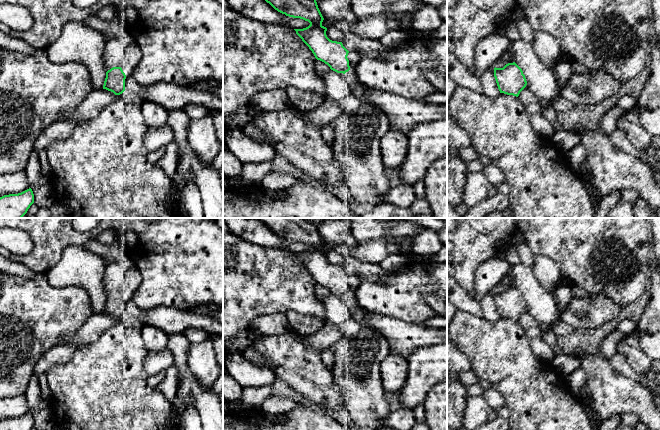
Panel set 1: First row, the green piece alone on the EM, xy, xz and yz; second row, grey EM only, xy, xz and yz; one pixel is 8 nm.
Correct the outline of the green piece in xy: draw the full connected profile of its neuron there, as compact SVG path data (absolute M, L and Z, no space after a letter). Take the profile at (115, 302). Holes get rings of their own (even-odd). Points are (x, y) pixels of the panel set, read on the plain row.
M135 266L126 271L125 280L120 291L113 291L106 296L103 313L120 319L125 315L125 303L133 298L133 294L141 284L141 274Z

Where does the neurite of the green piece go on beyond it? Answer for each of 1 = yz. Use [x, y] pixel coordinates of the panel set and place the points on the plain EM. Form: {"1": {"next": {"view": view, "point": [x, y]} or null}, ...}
{"1": {"next": null}}

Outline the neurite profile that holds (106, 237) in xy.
M112 230L102 231L96 238L96 240L102 244L109 245L117 239L117 234Z

